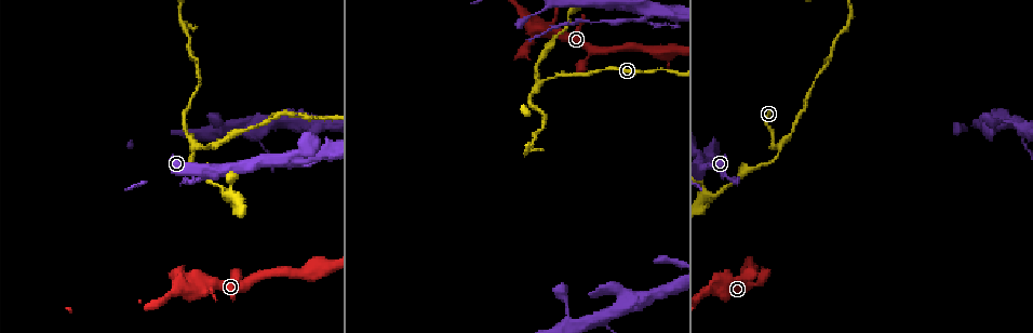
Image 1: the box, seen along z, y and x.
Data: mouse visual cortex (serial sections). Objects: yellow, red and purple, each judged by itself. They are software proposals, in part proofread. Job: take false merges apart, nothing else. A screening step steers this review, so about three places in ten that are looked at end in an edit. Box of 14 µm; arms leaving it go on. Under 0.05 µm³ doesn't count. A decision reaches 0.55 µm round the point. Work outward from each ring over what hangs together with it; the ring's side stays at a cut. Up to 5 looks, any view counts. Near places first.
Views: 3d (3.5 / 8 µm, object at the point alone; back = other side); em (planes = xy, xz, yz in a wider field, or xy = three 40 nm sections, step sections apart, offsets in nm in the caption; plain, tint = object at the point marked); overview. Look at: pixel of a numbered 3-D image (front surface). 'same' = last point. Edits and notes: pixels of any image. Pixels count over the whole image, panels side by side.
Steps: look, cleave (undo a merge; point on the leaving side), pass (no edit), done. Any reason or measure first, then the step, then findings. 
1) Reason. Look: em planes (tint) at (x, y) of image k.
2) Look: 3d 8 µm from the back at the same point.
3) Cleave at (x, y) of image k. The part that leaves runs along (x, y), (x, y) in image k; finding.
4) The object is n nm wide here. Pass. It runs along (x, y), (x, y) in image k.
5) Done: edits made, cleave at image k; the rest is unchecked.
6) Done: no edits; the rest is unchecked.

Looks like a crossing. Look: em xy step 5 (tint) at (538, 23) of image 1.

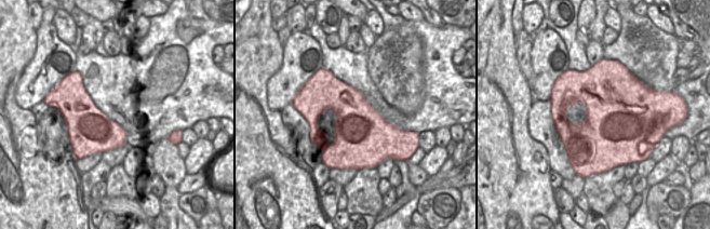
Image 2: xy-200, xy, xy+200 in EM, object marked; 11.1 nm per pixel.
Wider look. Look: 3d 3.5 µm at the same point.

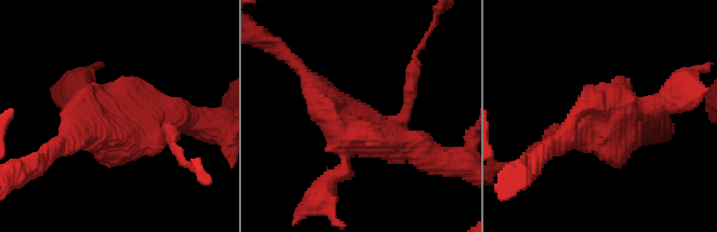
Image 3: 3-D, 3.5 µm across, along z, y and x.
Pass. It runs along (440, 162), (381, 139), (320, 87) in image 3; all the same cell.

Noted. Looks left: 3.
Abrupt turn. Look: 3d 3.5 µm at (199, 148) of image 1.

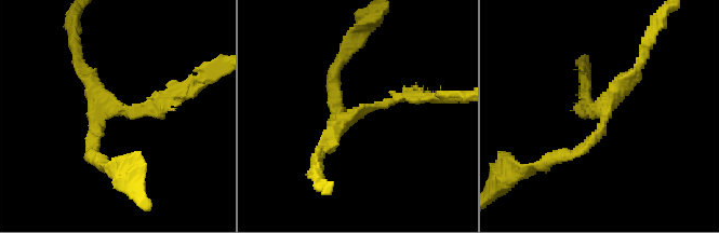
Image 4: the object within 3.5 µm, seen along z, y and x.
3 arms meet here; the arms are 150, 150, 200 nm wide; now the EM. Look: em xy step 1 (tint) at (352, 113) of image 4.

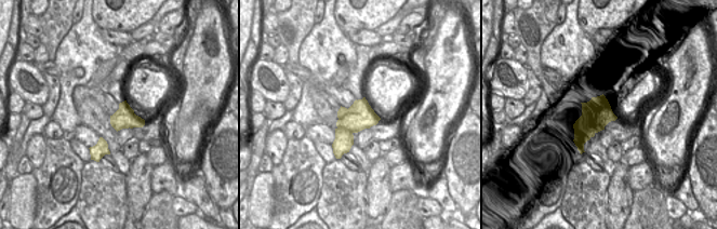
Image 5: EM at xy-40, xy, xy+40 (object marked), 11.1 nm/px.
Look: em xy step 5 (tint) at the same point.

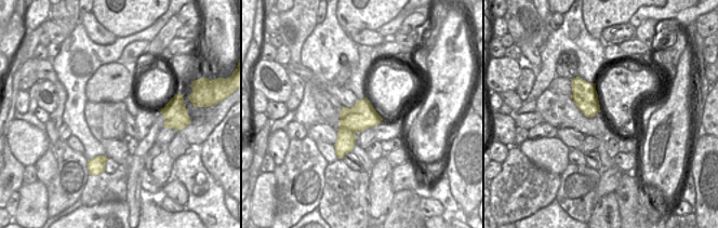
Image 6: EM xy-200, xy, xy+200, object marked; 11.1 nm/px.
The object is 300 nm wide here. Cleave at (637, 74) of image 4. The part that leaves runs along (604, 118), (585, 148), (530, 167) in image 4; two cells meet here.

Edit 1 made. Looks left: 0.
Done: edits made, cleave at image 4; the rest is unchecked.

